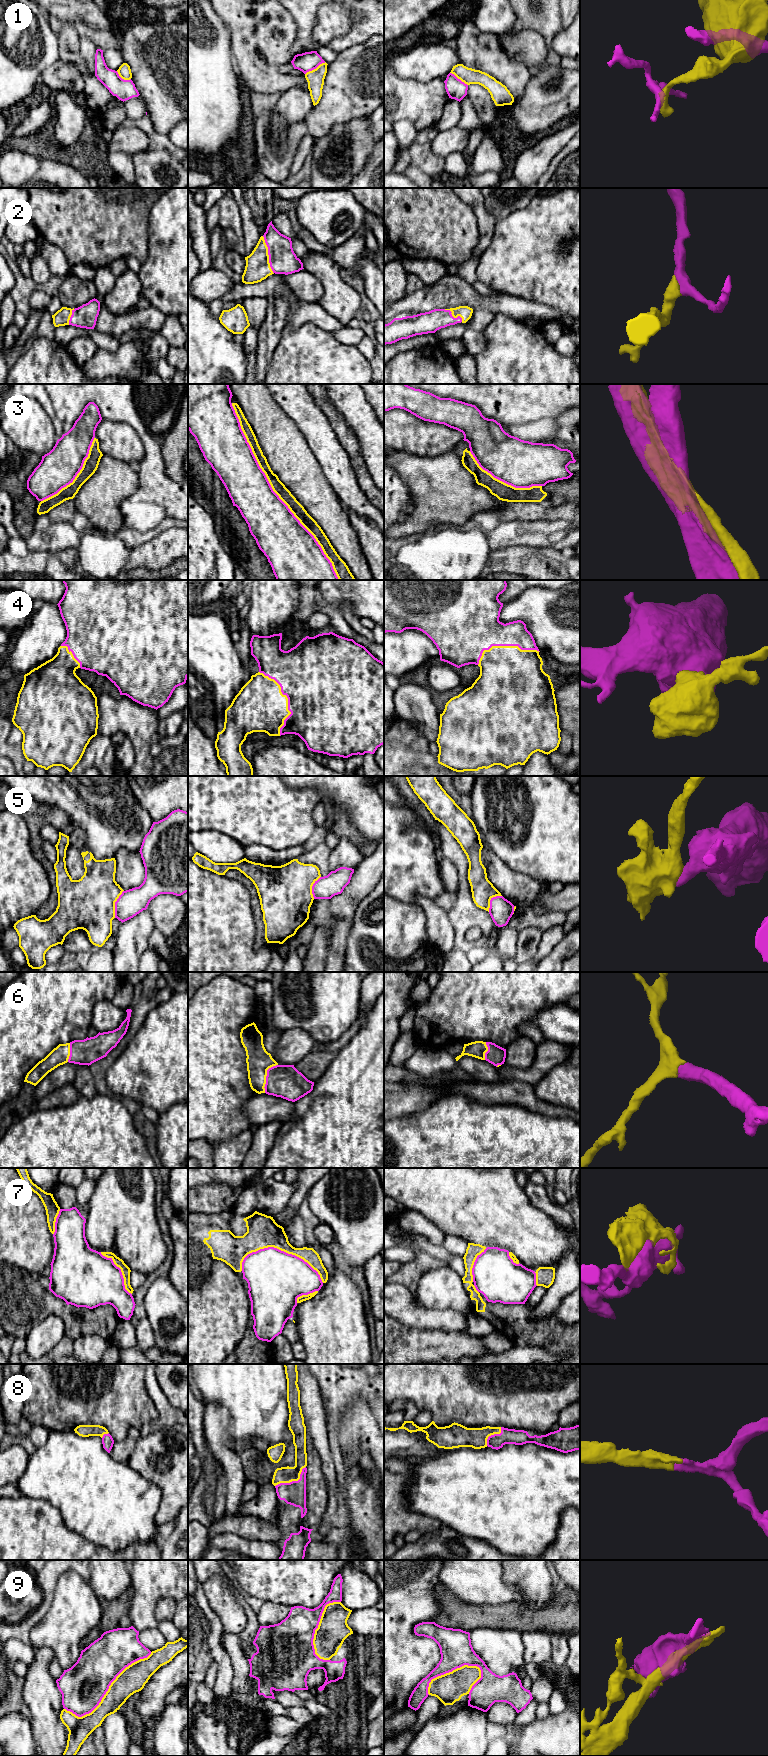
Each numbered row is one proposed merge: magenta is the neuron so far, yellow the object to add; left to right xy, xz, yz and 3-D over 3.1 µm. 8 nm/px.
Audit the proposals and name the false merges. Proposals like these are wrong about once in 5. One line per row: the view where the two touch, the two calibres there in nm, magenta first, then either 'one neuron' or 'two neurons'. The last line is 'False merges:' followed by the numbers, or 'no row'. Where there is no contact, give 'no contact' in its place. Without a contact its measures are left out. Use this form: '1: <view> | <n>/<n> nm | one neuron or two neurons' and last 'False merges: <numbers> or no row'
1: xz | 160/140 nm | two neurons
2: xz | 220/200 nm | one neuron
3: xz | 360/100 nm | two neurons
4: xz | 500/400 nm | one neuron
5: xy | 220/420 nm | two neurons
6: xz | 260/200 nm | one neuron
7: xz | 460/260 nm | two neurons
8: xz | 190/130 nm | one neuron
9: xy | 360/220 nm | two neurons
False merges: 1, 3, 5, 7, 9

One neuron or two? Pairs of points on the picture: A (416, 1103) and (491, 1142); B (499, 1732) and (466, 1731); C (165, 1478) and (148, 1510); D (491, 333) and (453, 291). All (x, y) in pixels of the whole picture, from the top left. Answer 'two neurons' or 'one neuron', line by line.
A: two neurons
B: two neurons
C: two neurons
D: two neurons

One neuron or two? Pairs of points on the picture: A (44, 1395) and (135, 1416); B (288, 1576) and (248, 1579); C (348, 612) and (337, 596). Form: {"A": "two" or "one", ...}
{"A": "one", "B": "one", "C": "two"}

